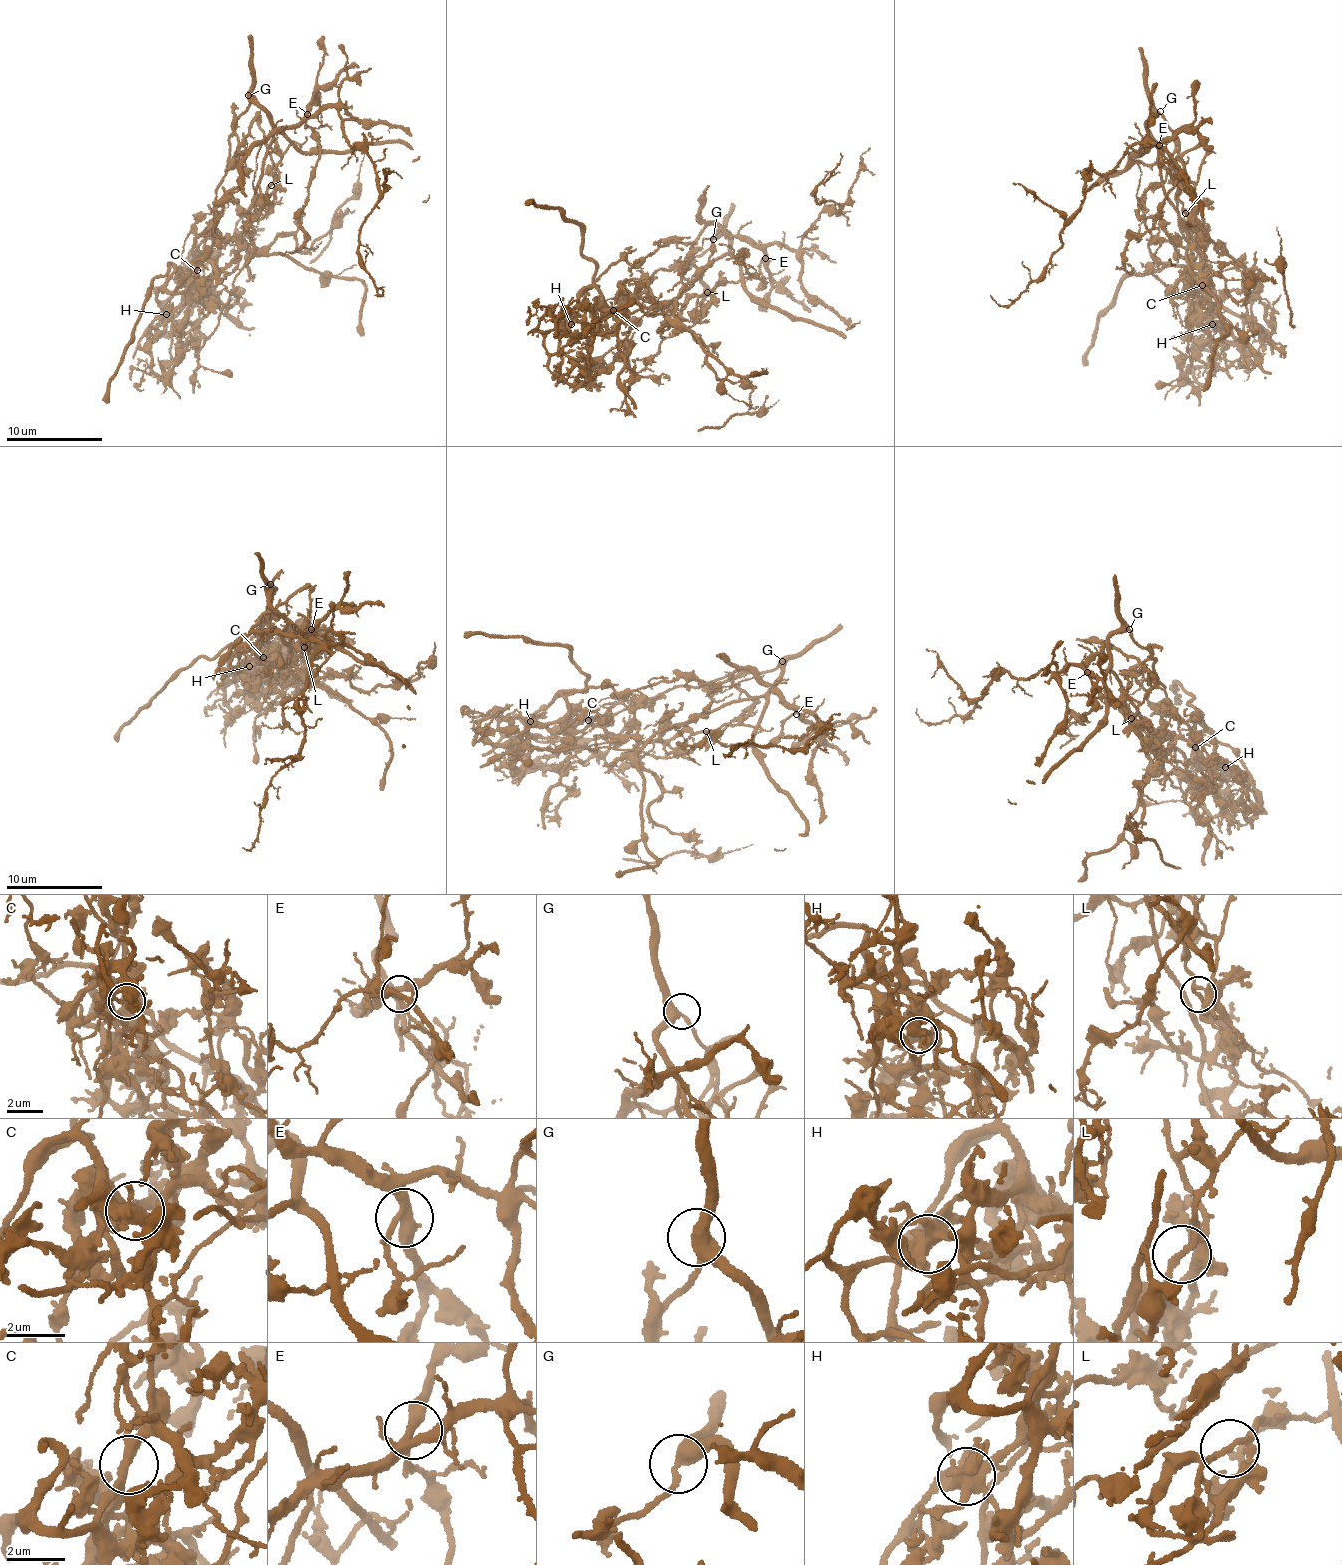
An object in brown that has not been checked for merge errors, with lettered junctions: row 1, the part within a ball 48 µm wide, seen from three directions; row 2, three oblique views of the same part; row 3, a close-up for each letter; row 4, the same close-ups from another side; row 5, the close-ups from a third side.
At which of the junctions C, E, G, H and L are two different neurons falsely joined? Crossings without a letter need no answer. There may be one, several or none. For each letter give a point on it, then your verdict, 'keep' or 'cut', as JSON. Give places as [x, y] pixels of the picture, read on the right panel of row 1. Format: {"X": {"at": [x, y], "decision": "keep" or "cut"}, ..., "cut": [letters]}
{"C": {"at": [1202, 285], "decision": "cut"}, "E": {"at": [1159, 145], "decision": "keep"}, "G": {"at": [1160, 111], "decision": "keep"}, "H": {"at": [1212, 324], "decision": "cut"}, "L": {"at": [1185, 213], "decision": "cut"}, "cut": ["C", "H", "L"]}

